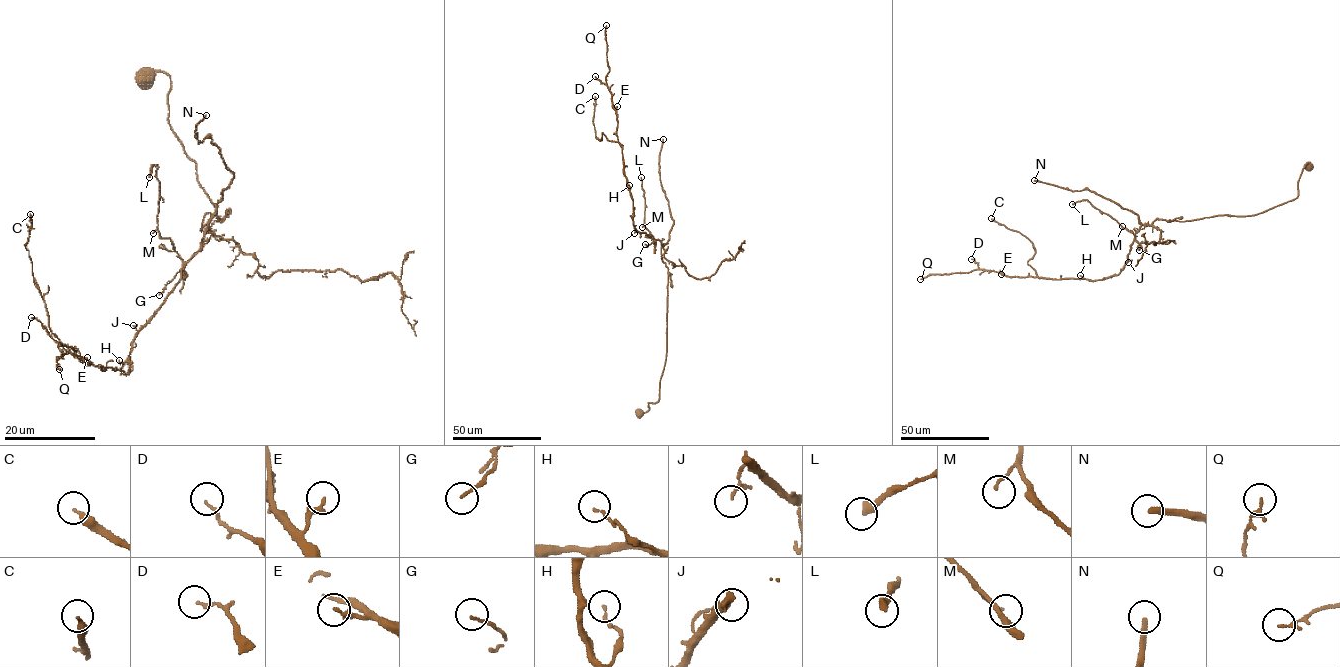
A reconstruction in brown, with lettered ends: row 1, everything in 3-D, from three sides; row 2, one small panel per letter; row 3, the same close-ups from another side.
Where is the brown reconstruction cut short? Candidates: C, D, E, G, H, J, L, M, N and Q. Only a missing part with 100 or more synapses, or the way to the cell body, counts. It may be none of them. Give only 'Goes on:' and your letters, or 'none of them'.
Goes on: N

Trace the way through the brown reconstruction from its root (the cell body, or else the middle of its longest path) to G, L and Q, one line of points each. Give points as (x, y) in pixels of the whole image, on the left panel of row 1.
G: (144, 80), (157, 72), (169, 76), (170, 129), (219, 217), (205, 216), (202, 247), (159, 295)
L: (144, 80), (169, 76), (170, 129), (219, 217), (205, 216), (186, 261), (158, 229), (157, 166), (149, 177)
Q: (144, 80), (169, 76), (170, 129), (219, 220), (205, 216), (127, 373), (63, 344), (59, 369)

